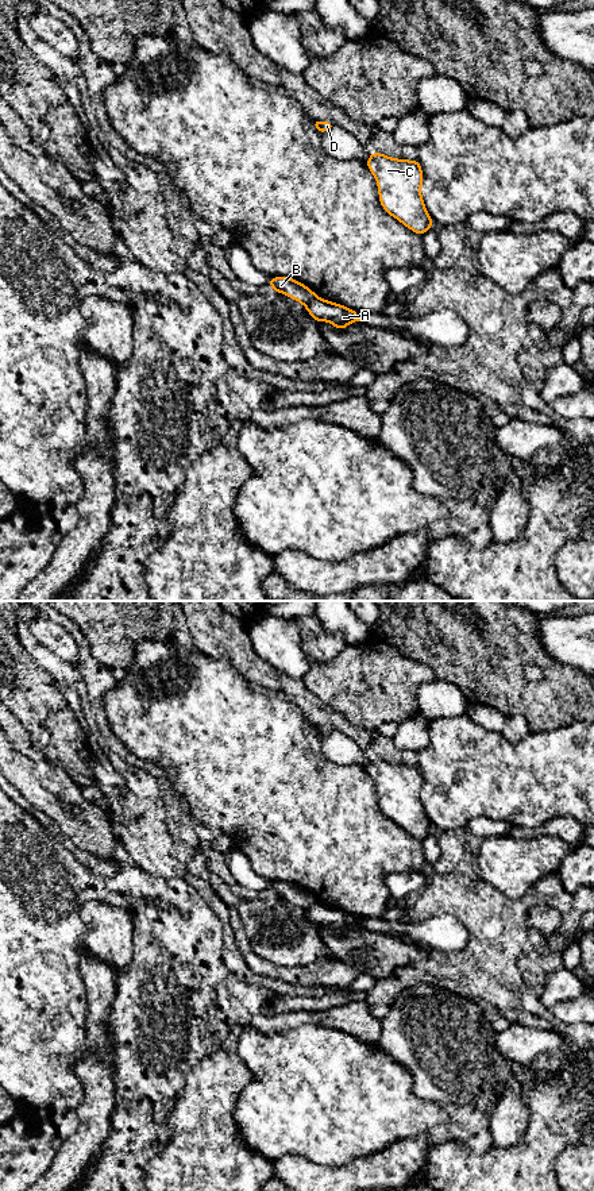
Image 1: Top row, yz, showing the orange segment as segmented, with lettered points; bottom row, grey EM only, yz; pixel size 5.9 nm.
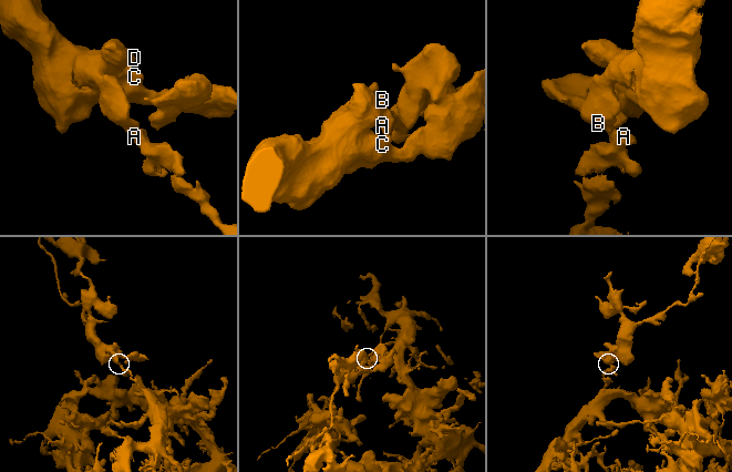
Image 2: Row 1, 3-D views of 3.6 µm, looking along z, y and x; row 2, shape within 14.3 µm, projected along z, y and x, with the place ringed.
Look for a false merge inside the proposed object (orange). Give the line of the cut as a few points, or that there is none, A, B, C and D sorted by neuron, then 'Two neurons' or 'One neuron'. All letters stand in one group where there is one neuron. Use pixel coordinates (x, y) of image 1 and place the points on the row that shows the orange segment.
Split along yz (316, 296), (305, 305). Groups: A / B C D. Two neurons

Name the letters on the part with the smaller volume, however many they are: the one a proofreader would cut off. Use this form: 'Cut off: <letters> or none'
Cut off: B, C, D

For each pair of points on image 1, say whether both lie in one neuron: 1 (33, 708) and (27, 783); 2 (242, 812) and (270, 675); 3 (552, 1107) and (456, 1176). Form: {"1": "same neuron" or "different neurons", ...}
{"1": "different neurons", "2": "different neurons", "3": "same neuron"}

